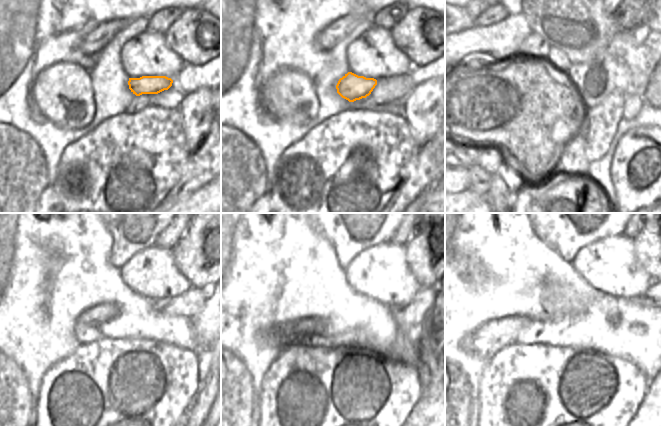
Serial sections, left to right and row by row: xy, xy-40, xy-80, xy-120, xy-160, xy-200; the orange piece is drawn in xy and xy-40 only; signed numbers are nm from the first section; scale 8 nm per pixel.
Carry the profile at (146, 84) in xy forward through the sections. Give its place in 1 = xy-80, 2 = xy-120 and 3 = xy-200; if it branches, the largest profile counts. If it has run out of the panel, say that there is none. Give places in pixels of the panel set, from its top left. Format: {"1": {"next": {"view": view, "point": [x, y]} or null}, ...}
{"1": {"next": {"view": "xy-80", "point": [571, 85]}}, "2": {"next": {"view": "xy-120", "point": [95, 316]}}, "3": {"next": {"view": "xy-200", "point": [491, 337]}}}

